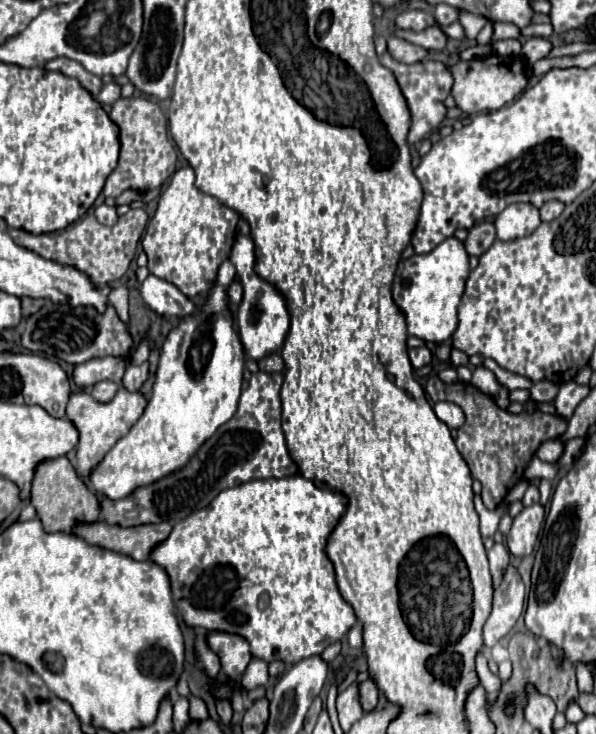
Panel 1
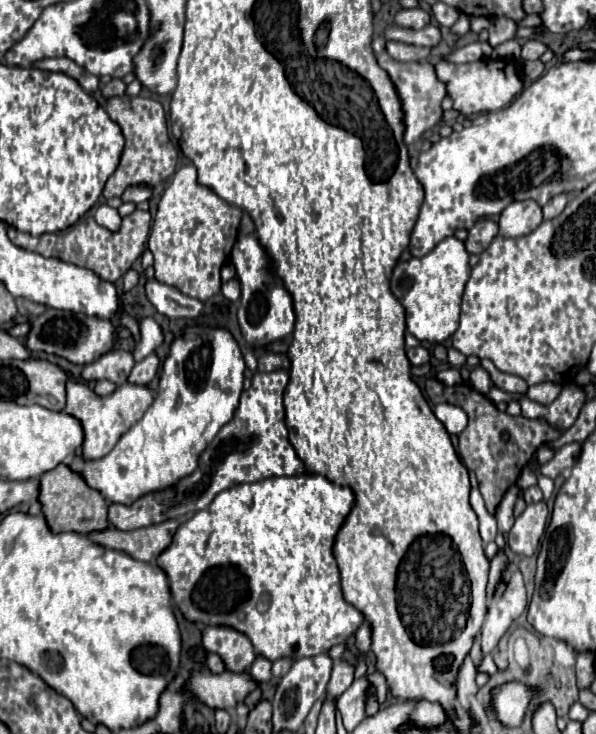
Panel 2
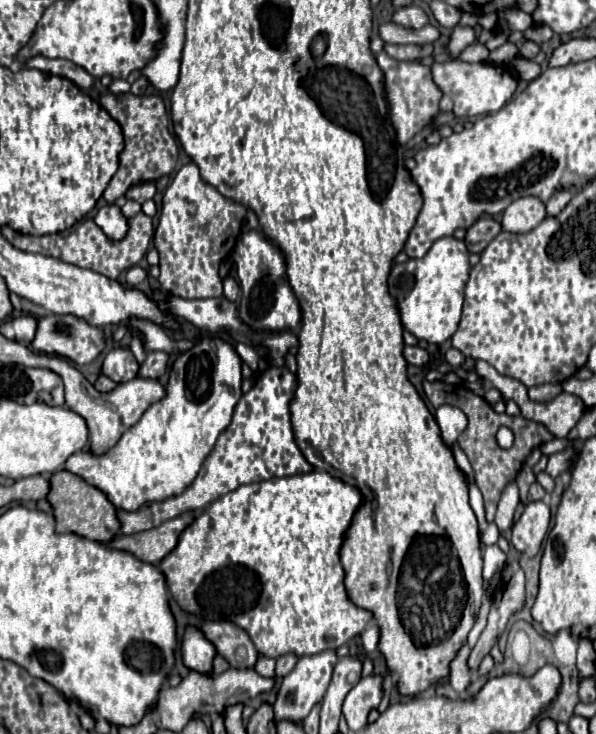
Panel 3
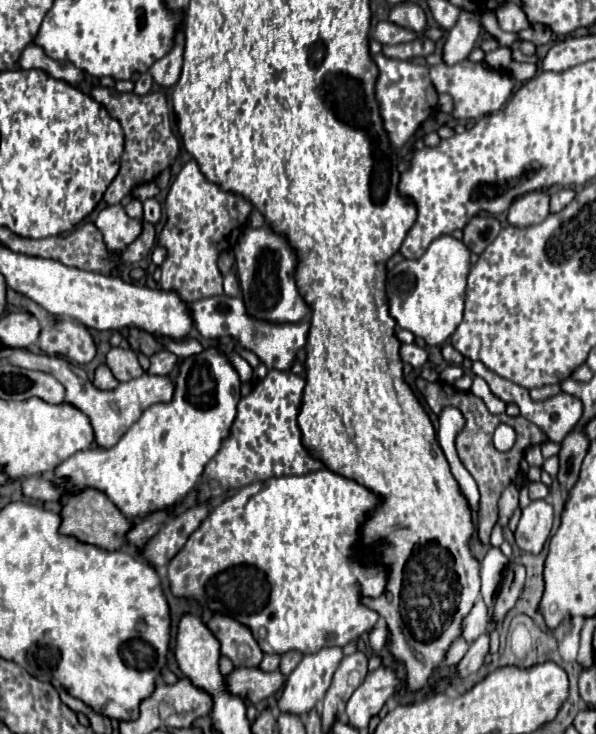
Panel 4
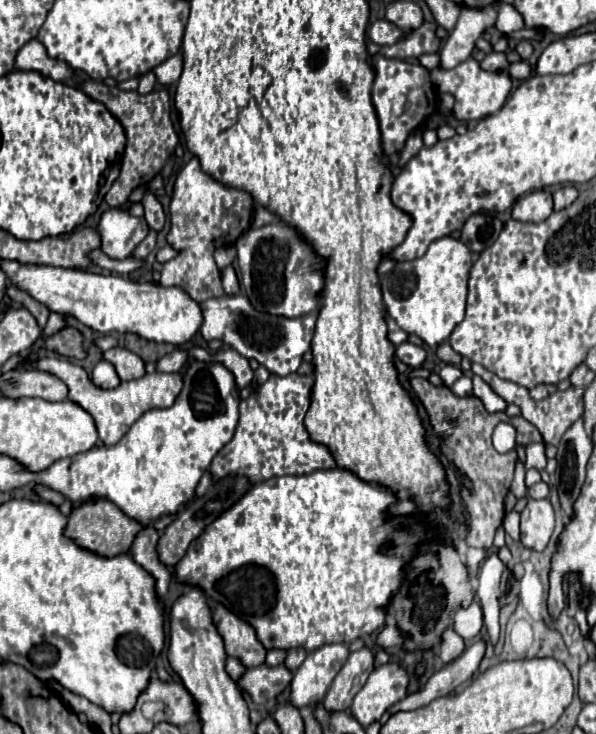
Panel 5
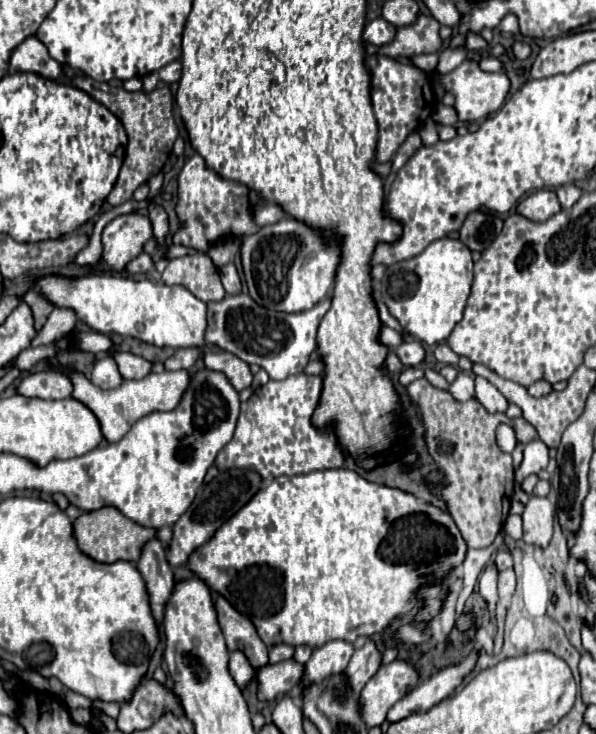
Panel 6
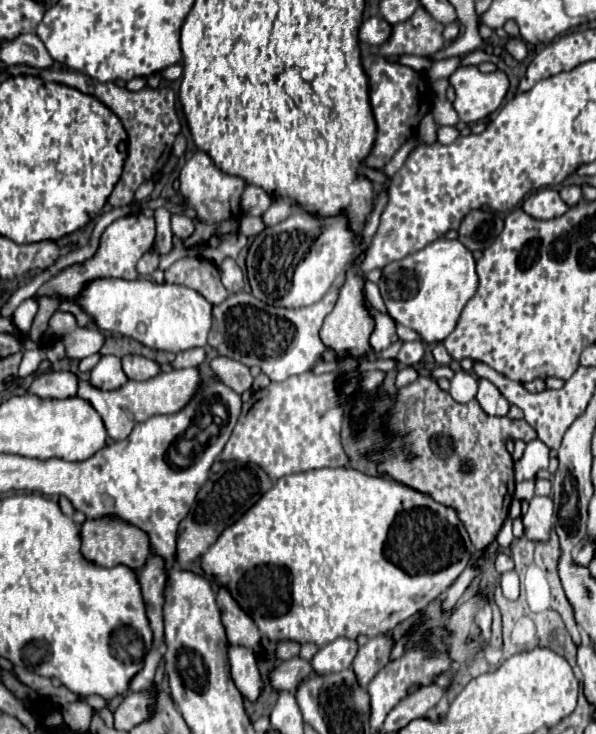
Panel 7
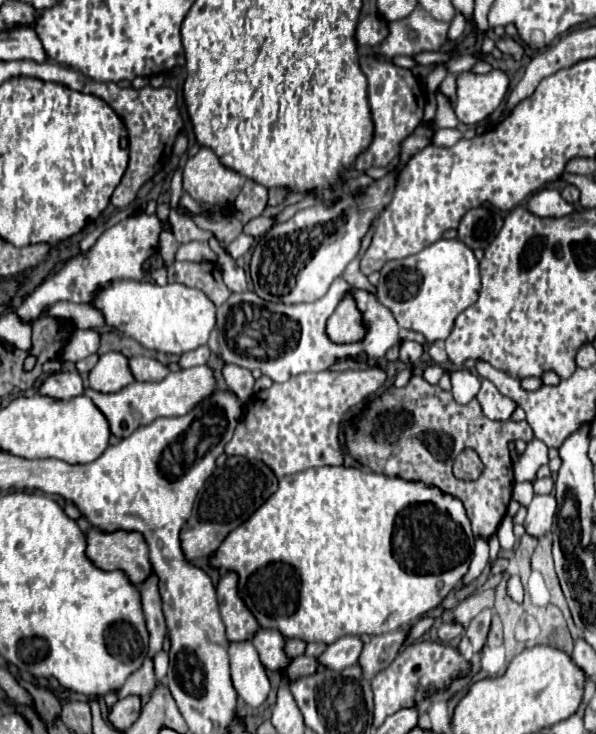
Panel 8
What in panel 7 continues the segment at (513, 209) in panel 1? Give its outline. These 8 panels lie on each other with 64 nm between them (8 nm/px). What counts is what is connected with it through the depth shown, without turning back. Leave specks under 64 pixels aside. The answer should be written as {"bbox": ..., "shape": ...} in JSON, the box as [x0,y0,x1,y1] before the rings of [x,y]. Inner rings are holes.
{"bbox":[522,188,568,220],"shape":[[[544,188],[540,192],[534,192],[530,194],[524,202],[522,202],[522,210],[536,218],[536,220],[548,220],[552,216],[562,216],[568,206],[560,200],[558,192],[552,190],[552,188]]]}

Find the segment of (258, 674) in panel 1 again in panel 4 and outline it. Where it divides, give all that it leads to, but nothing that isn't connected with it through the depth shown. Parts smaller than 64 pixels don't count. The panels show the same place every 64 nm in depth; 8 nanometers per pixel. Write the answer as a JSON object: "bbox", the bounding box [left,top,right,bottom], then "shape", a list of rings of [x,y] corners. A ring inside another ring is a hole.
{"bbox":[260,654,280,672],"shape":[[[266,654],[264,658],[262,658],[262,662],[260,662],[260,670],[262,672],[274,672],[276,668],[278,668],[278,664],[280,664],[280,656],[278,654]]]}

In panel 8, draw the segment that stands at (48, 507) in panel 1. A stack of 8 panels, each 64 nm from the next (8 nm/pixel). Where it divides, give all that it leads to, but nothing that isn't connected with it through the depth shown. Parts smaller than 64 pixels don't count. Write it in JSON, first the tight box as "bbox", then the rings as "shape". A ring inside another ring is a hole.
{"bbox":[86,528,150,584],"shape":[[[90,528],[86,532],[86,556],[102,570],[124,570],[132,584],[144,582],[150,572],[148,544],[140,532],[114,530],[102,532]]]}

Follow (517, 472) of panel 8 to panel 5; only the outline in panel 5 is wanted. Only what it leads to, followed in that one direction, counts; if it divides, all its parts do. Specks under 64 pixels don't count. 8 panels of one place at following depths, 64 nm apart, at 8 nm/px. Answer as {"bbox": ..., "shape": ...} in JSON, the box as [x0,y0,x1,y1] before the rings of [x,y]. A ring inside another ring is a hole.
{"bbox":[526,444,546,470],"shape":[[[530,444],[526,448],[526,470],[536,468],[544,470],[546,468],[546,454],[544,454],[544,444]]]}

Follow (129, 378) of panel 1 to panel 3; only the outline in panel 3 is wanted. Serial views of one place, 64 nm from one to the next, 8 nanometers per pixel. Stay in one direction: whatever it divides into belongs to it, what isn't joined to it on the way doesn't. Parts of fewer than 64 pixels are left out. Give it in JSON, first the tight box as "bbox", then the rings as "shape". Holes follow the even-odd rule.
{"bbox":[138,352,170,378],"shape":[[[150,352],[140,364],[138,378],[160,378],[168,370],[170,356],[166,352]]]}

